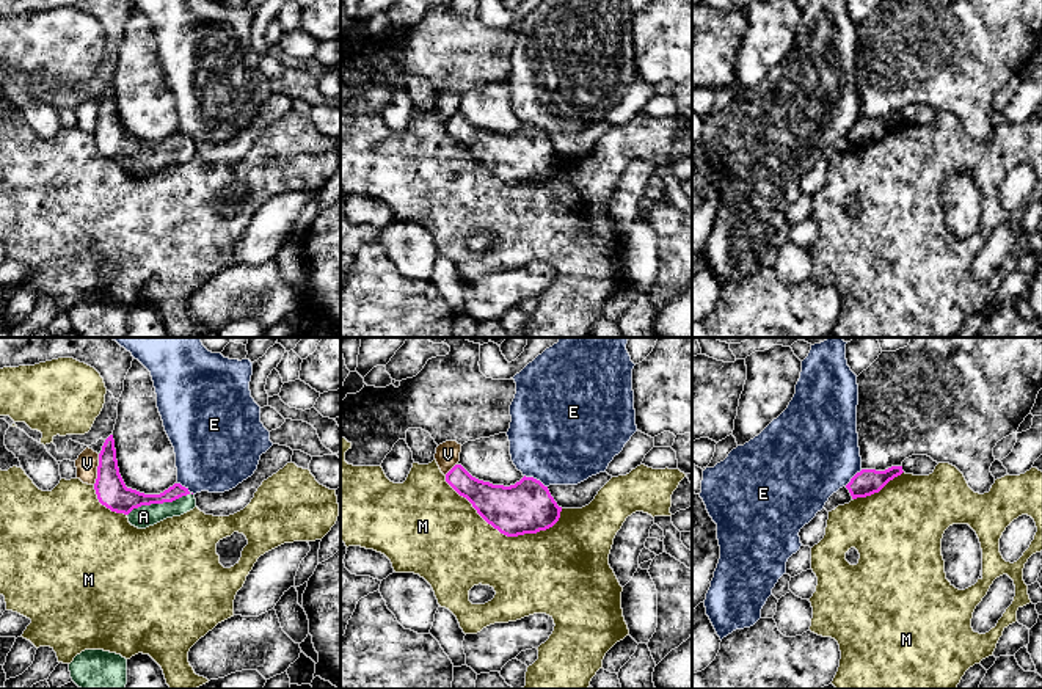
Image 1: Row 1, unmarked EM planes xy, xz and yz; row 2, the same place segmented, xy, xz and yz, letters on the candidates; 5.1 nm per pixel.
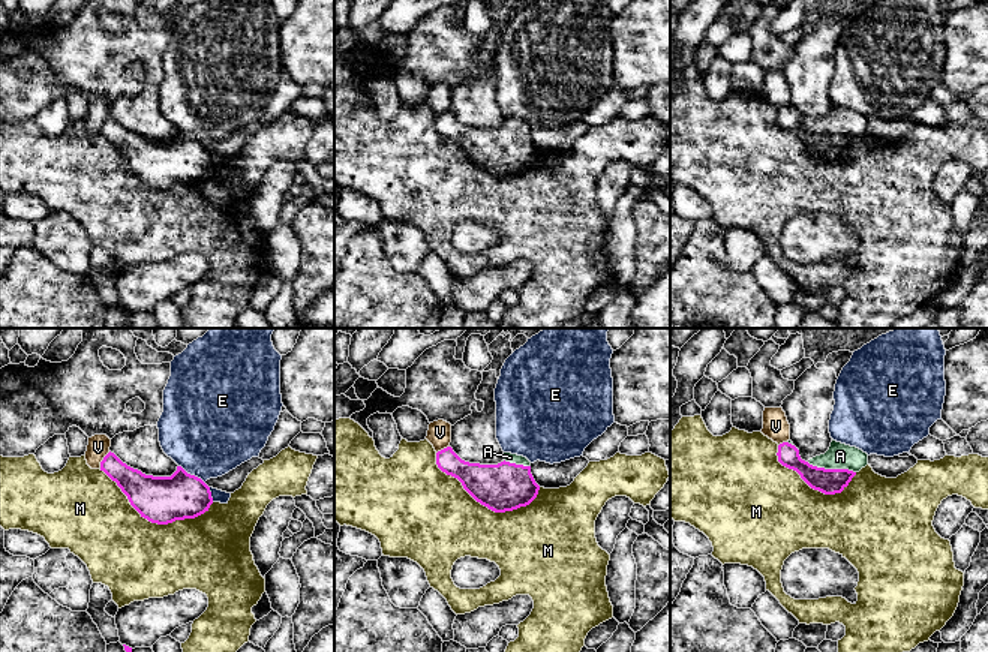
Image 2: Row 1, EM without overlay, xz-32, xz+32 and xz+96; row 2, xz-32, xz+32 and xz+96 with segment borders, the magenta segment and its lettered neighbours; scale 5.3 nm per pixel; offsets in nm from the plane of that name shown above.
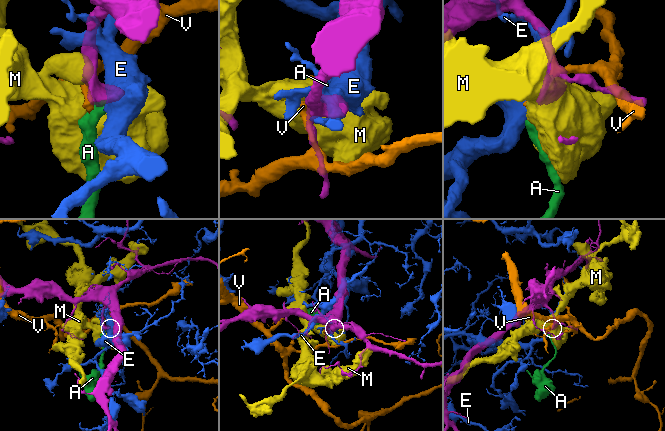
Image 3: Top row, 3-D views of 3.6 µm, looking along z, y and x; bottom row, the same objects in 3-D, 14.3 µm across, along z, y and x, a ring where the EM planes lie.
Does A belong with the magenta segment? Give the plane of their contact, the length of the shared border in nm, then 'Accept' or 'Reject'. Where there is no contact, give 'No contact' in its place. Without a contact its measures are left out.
Touches magenta in xy. Shared border 360 nm. Accept

